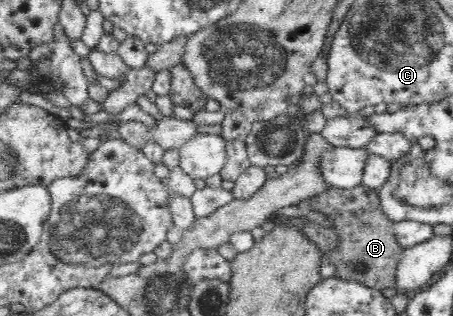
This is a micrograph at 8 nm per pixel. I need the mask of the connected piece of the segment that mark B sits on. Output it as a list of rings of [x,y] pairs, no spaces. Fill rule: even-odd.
[[[363,184],[351,189],[329,187],[326,192],[310,199],[310,209],[333,218],[333,230],[340,237],[340,244],[333,251],[331,261],[338,278],[357,281],[378,290],[396,287],[396,269],[403,261],[405,249],[395,237],[394,222],[382,210],[378,190]]]

